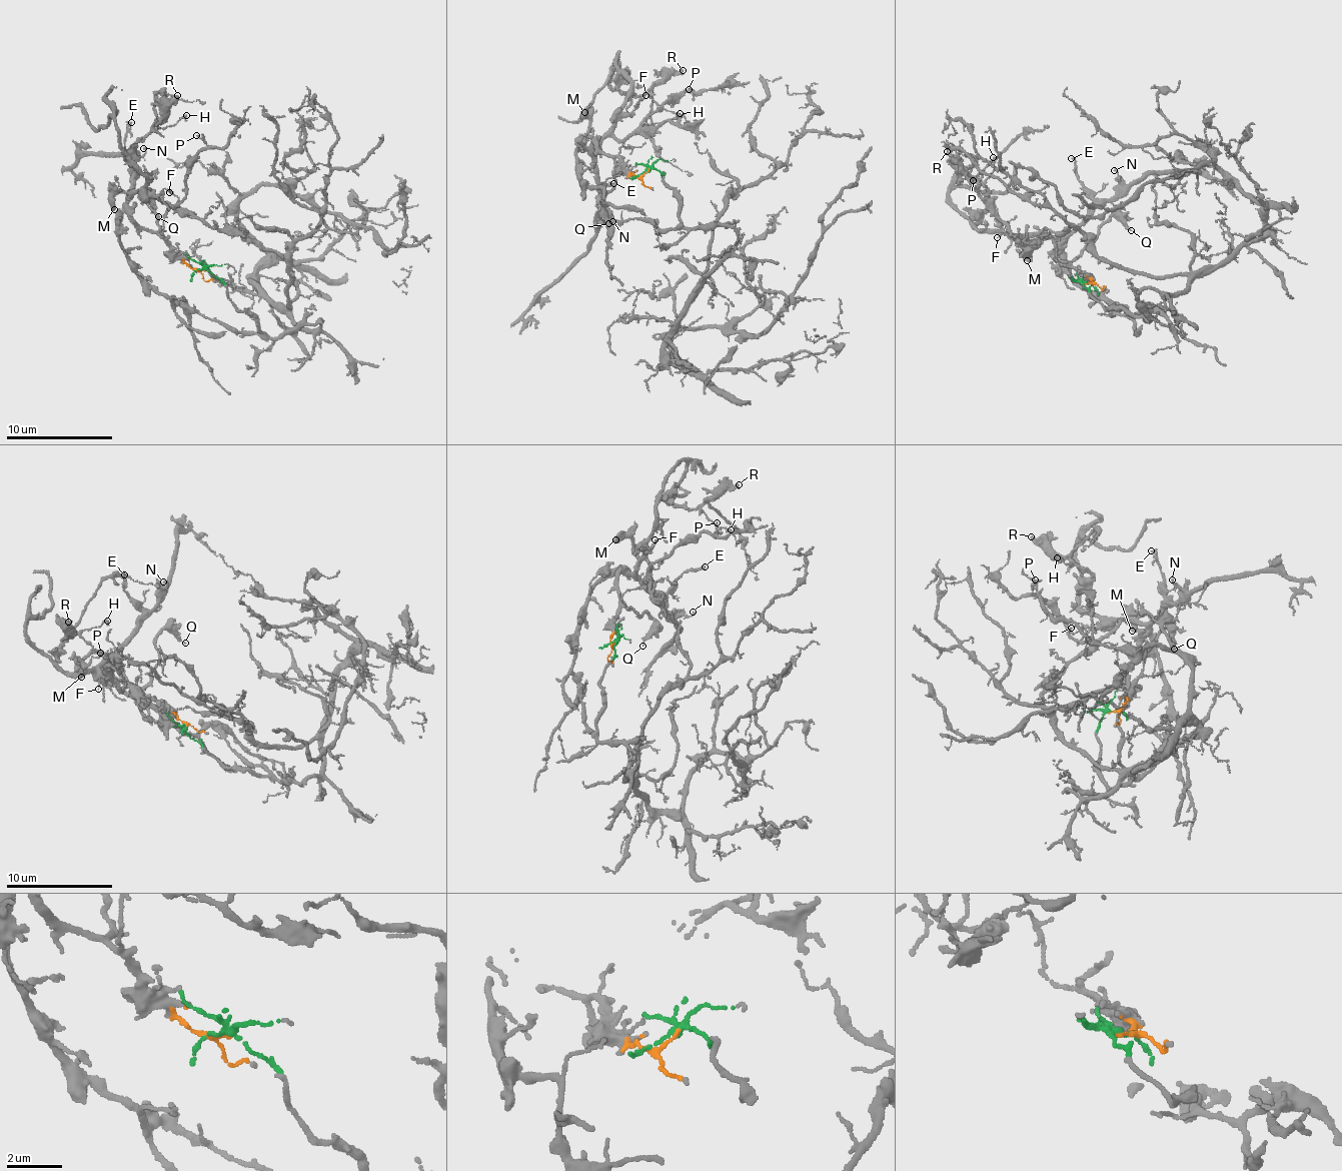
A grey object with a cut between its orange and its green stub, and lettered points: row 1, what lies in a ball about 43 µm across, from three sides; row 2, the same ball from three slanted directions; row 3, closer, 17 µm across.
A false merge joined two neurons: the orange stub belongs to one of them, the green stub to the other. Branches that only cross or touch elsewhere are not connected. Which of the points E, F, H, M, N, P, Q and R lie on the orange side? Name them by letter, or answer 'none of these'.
E, F, H, M, N, P, Q, R

